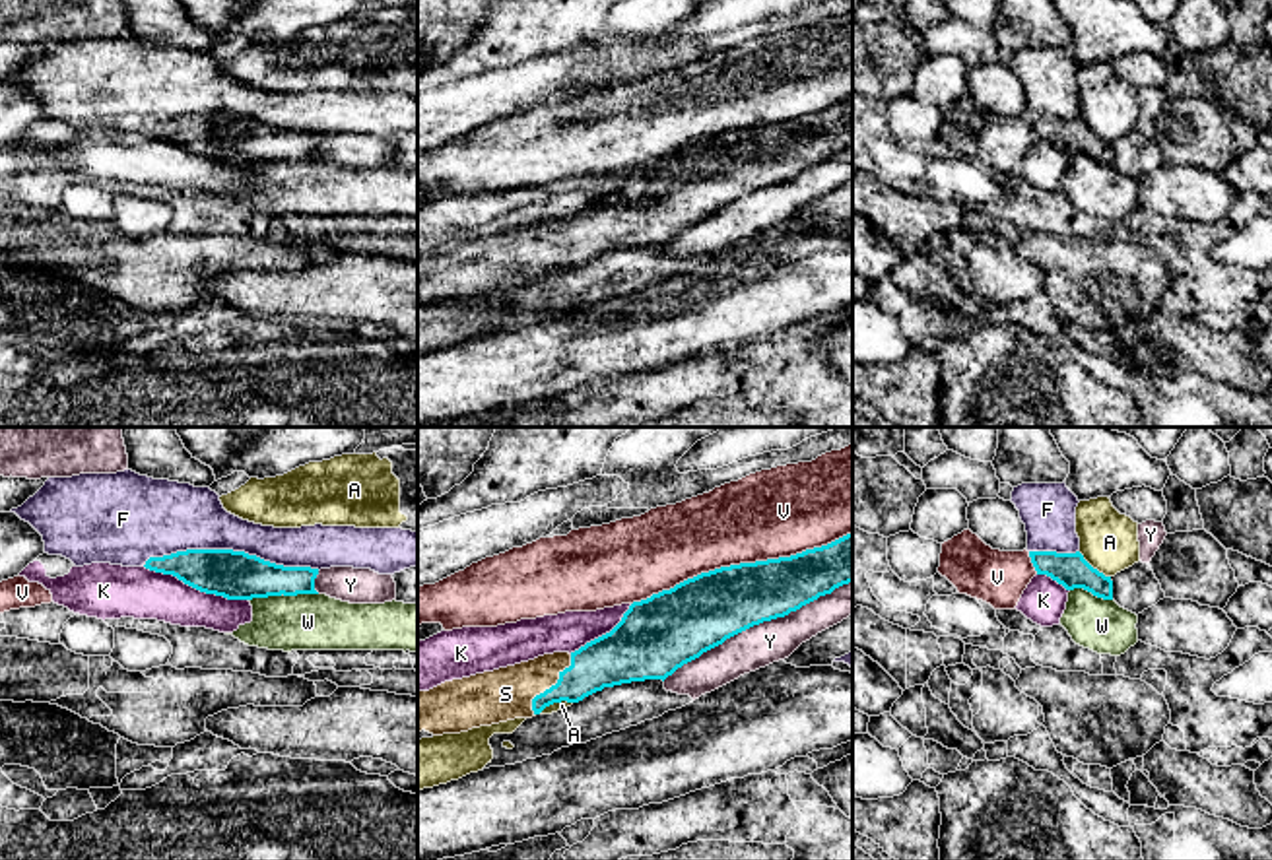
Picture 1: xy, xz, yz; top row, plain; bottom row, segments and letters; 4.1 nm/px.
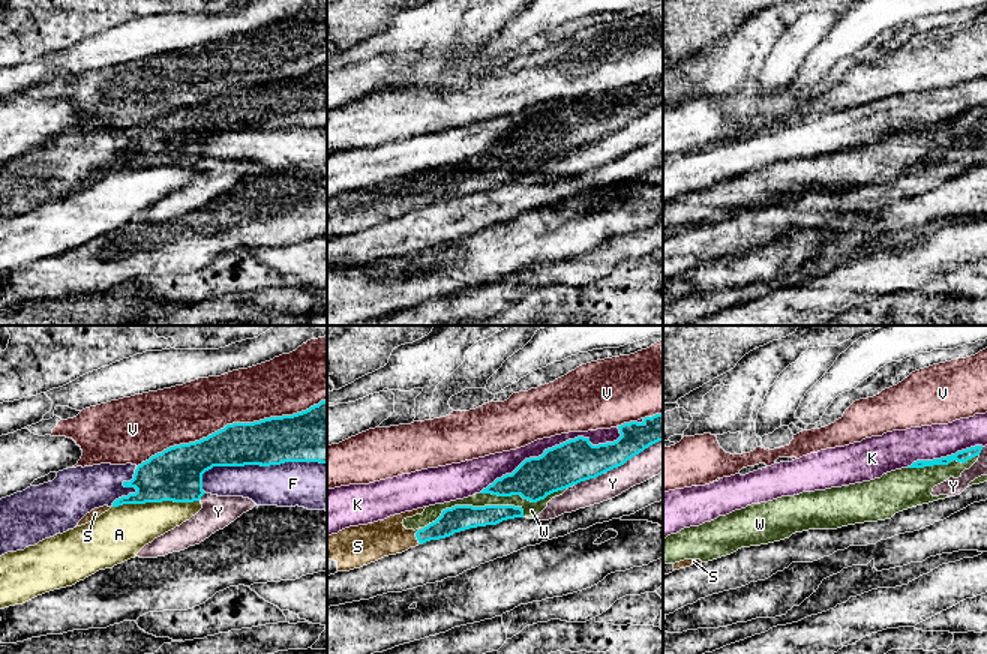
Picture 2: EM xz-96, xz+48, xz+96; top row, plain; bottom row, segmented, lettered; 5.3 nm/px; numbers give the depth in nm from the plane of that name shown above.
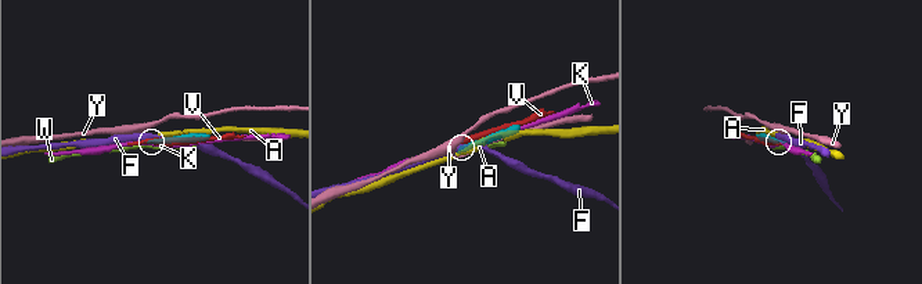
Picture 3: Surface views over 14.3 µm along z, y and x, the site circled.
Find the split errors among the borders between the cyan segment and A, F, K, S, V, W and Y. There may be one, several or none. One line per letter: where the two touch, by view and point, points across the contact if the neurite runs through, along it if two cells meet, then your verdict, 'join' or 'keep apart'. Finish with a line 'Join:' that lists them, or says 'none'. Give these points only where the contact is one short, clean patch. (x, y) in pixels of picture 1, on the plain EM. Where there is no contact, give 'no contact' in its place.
A: contact yz (1092, 132); keep apart
F: contact xy (232, 115); keep apart
K: contact xy (195, 152); keep apart
S: contact xz (552, 251); way xz (606, 226), (552, 251), (531, 251), (505, 259); join
V: contact xz (740, 129); keep apart
W: contact xy (282, 158); keep apart
Y: contact xz (756, 189); keep apart
Join: S

